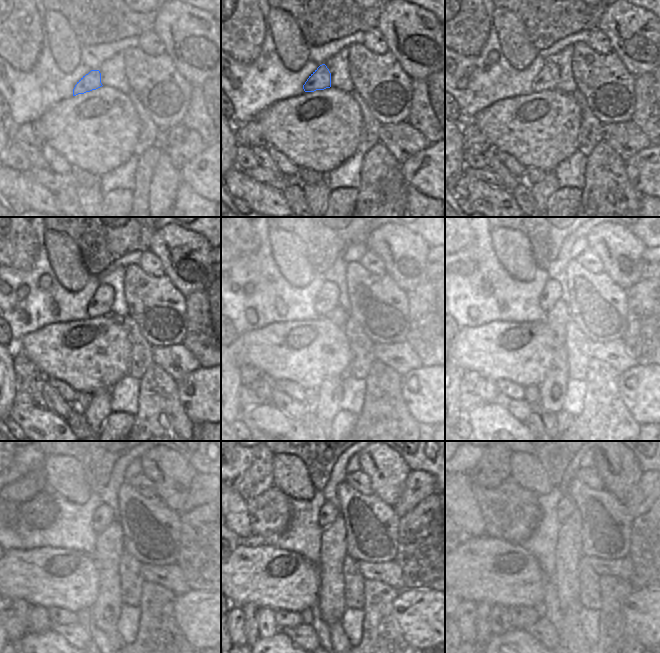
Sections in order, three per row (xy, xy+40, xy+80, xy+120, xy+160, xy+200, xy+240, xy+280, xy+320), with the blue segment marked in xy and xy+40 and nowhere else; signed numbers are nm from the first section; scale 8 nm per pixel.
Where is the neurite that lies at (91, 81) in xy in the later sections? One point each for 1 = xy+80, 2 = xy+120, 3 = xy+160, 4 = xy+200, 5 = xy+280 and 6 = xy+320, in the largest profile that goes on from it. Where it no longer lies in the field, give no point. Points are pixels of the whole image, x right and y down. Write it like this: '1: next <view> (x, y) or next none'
1: next xy+80 (547, 79)
2: next xy+120 (100, 304)
3: next xy+160 (328, 297)
4: next xy+200 (551, 293)
5: next xy+280 (328, 513)
6: next xy+320 (566, 506)

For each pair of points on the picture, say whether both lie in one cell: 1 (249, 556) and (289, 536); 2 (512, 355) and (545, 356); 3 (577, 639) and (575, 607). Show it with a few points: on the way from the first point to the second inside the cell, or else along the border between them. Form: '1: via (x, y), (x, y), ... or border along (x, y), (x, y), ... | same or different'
1: border along (246, 545), (257, 547), (269, 544), (293, 551) | different
2: via (520, 355), (537, 356) | same
3: via (573, 631), (573, 615) | same

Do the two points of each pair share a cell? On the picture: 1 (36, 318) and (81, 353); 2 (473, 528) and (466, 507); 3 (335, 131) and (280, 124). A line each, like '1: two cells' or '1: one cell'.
1: two cells
2: one cell
3: one cell

